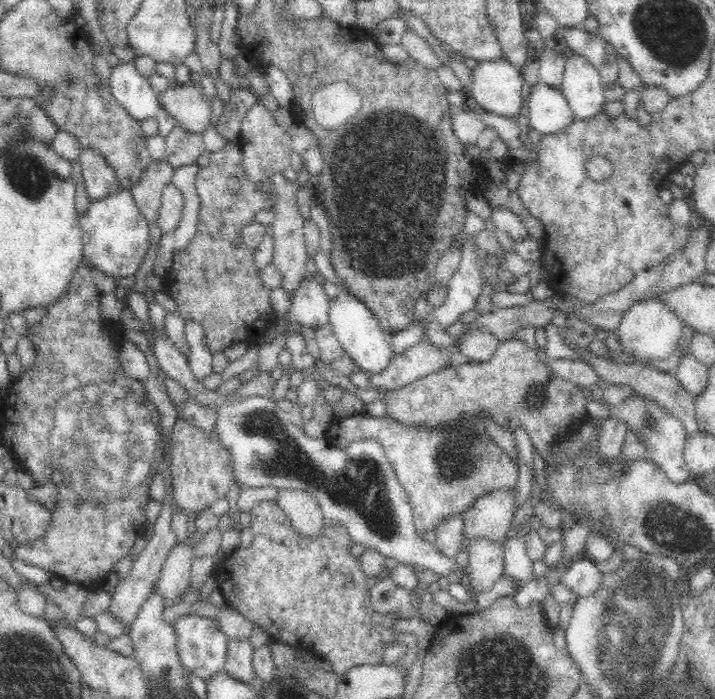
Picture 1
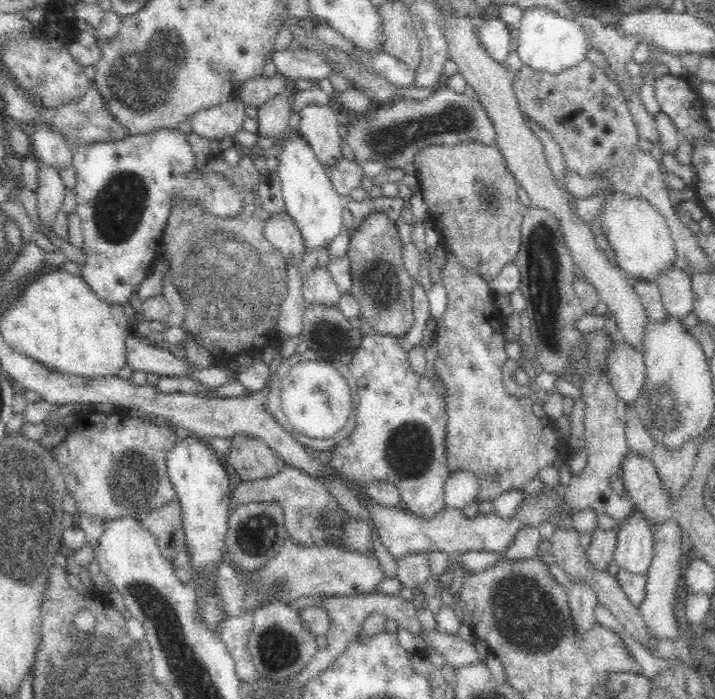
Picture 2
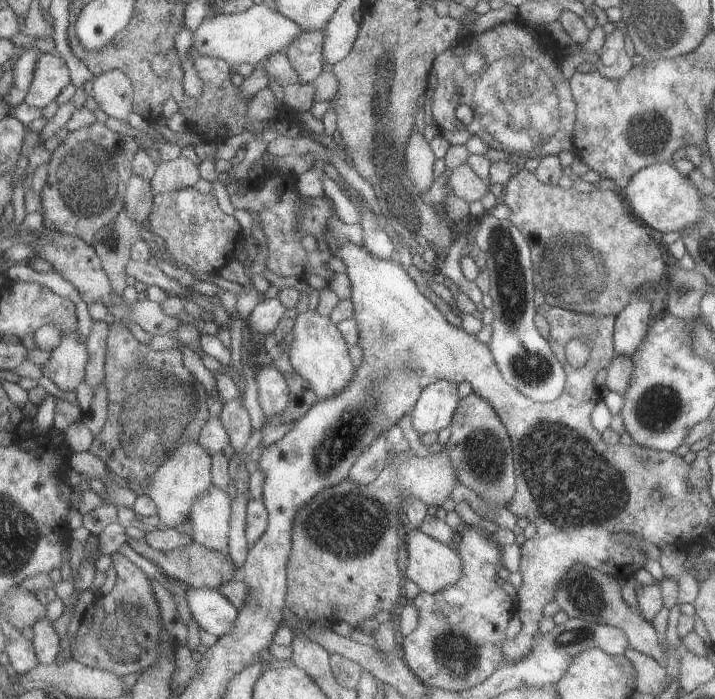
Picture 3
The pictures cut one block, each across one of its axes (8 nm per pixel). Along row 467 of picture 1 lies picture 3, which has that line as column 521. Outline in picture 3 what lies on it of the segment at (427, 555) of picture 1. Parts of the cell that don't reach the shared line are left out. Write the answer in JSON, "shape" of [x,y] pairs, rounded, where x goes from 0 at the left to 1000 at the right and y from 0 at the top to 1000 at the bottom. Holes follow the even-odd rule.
{"shape":[[[684,303],[677,305],[673,310],[662,316],[662,319],[669,322],[669,329],[664,333],[666,338],[663,336],[663,343],[666,343],[664,352],[671,355],[674,361],[678,361],[678,381],[685,389],[687,411],[684,412],[684,422],[690,429],[687,442],[691,449],[691,456],[685,462],[688,481],[684,489],[688,512],[691,512],[691,518],[694,518],[703,544],[713,549],[713,552],[719,552],[736,569],[754,577],[778,572],[786,564],[789,552],[792,552],[792,534],[789,532],[786,519],[778,515],[778,509],[775,509],[766,486],[755,479],[755,475],[747,465],[750,441],[752,438],[747,426],[751,412],[747,406],[747,378],[744,378],[740,348],[736,346],[734,336],[713,315],[699,315],[688,309]]]}

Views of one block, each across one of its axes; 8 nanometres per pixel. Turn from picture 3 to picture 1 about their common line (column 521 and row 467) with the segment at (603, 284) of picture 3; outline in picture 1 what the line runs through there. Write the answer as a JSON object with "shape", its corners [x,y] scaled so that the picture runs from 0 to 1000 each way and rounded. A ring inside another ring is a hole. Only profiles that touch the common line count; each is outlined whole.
{"shape":[[[255,599],[242,609],[234,672],[235,705],[241,708],[242,722],[266,740],[294,731],[305,712],[315,712],[324,692],[336,695],[326,684],[322,648],[306,632],[301,612],[285,618]]]}

